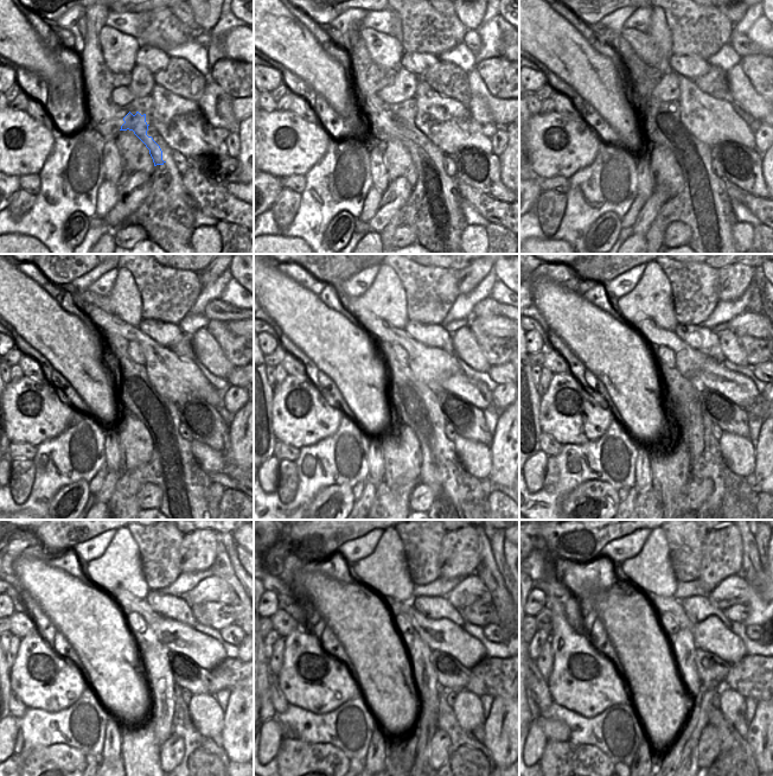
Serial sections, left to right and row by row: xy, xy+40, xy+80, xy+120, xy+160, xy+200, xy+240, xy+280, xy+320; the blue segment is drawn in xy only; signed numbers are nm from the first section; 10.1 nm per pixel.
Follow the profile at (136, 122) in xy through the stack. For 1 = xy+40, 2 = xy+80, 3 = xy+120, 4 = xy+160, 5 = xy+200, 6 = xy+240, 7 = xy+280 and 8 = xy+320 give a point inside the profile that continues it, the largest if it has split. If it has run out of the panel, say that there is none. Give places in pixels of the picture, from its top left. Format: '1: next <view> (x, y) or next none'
1: next xy+40 (401, 127)
2: next xy+80 (665, 132)
3: next xy+120 (153, 419)
4: next xy+160 (410, 408)
5: next xy+200 (684, 404)
6: next xy+240 (159, 674)
7: next xy+280 (423, 673)
8: next xy+320 (683, 646)

